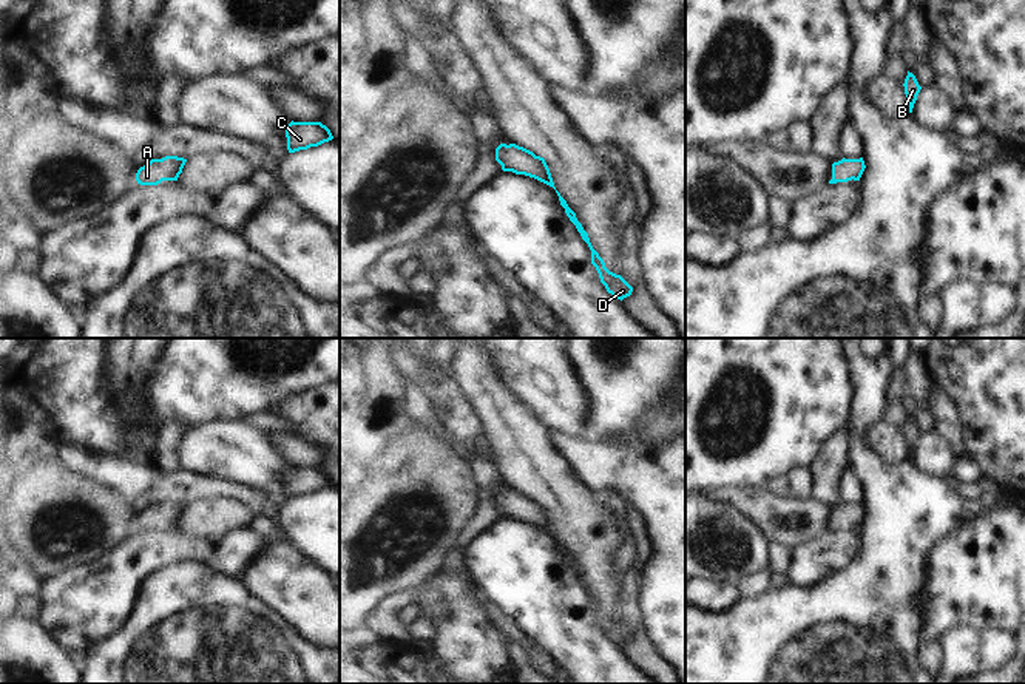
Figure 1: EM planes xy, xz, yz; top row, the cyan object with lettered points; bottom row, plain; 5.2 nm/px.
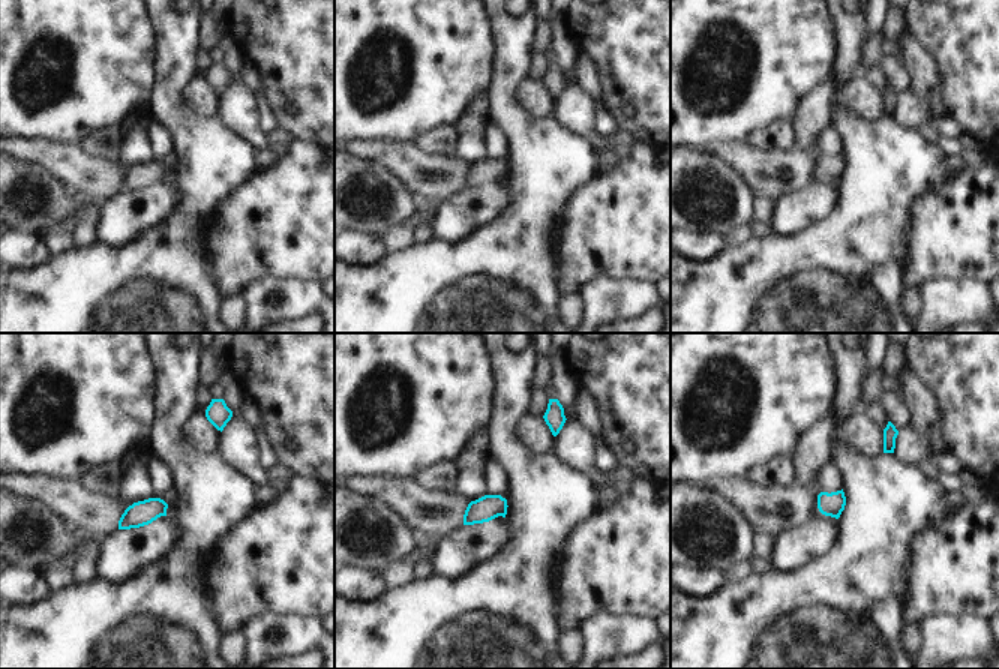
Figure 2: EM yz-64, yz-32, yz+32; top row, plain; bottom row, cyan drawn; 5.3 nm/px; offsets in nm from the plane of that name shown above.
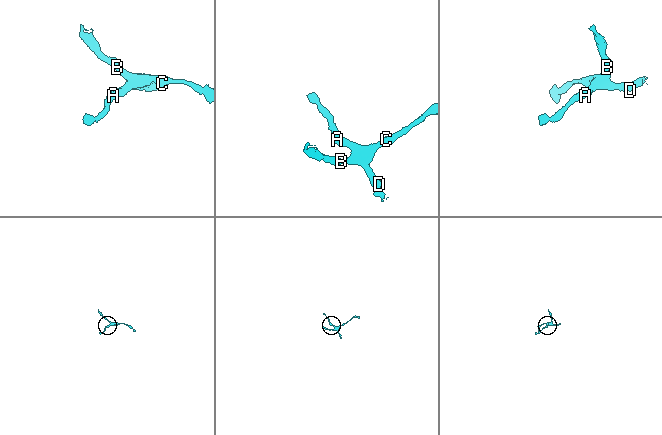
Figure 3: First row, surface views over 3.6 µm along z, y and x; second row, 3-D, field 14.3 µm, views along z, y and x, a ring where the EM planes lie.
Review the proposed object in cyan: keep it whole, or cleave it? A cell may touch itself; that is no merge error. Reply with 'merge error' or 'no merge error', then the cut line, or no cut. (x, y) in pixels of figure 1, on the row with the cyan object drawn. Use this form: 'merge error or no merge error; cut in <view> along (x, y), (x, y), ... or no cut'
no merge error; no cut

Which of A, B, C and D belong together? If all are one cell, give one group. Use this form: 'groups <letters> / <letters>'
groups A B C D

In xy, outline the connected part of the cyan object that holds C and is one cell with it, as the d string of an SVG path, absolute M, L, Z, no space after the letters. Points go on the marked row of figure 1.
M290 122L286 130L287 150L295 153L318 147L333 139L330 130L321 122Z

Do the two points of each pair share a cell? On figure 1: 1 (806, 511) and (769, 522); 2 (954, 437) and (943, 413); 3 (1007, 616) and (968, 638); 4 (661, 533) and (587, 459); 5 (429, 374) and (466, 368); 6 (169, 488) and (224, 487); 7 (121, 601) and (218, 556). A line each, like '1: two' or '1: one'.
1: one
2: one
3: two
4: one
5: two
6: one
7: one

